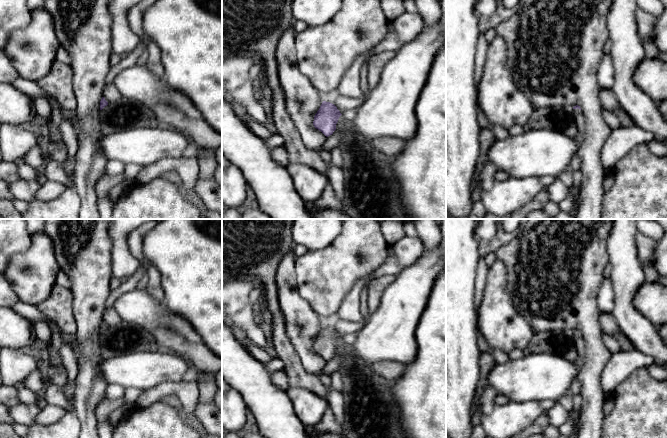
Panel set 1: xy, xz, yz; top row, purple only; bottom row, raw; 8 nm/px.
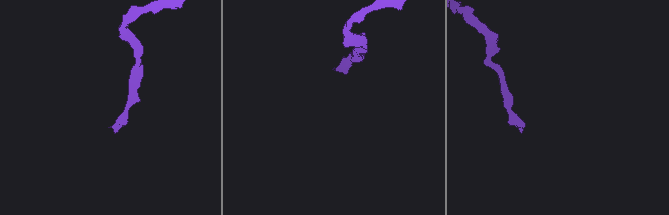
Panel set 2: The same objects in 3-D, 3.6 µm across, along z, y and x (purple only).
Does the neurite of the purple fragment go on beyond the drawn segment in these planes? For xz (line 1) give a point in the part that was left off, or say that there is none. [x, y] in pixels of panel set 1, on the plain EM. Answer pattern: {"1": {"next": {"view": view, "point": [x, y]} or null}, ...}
{"1": {"next": null}}

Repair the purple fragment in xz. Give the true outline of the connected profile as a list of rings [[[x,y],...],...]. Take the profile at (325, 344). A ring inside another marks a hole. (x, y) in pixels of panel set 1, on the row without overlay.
[[[323,325],[314,340],[313,349],[328,361],[336,354],[336,348],[341,339],[342,338],[334,328]]]

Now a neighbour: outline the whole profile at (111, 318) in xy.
[[[113,307],[113,308],[106,308],[103,314],[103,321],[108,327],[113,327],[119,324],[122,321],[122,319]]]

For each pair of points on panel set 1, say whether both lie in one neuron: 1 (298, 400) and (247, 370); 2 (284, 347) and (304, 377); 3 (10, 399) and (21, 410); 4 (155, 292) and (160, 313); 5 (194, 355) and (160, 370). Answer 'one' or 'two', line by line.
1: two
2: one
3: one
4: two
5: two

